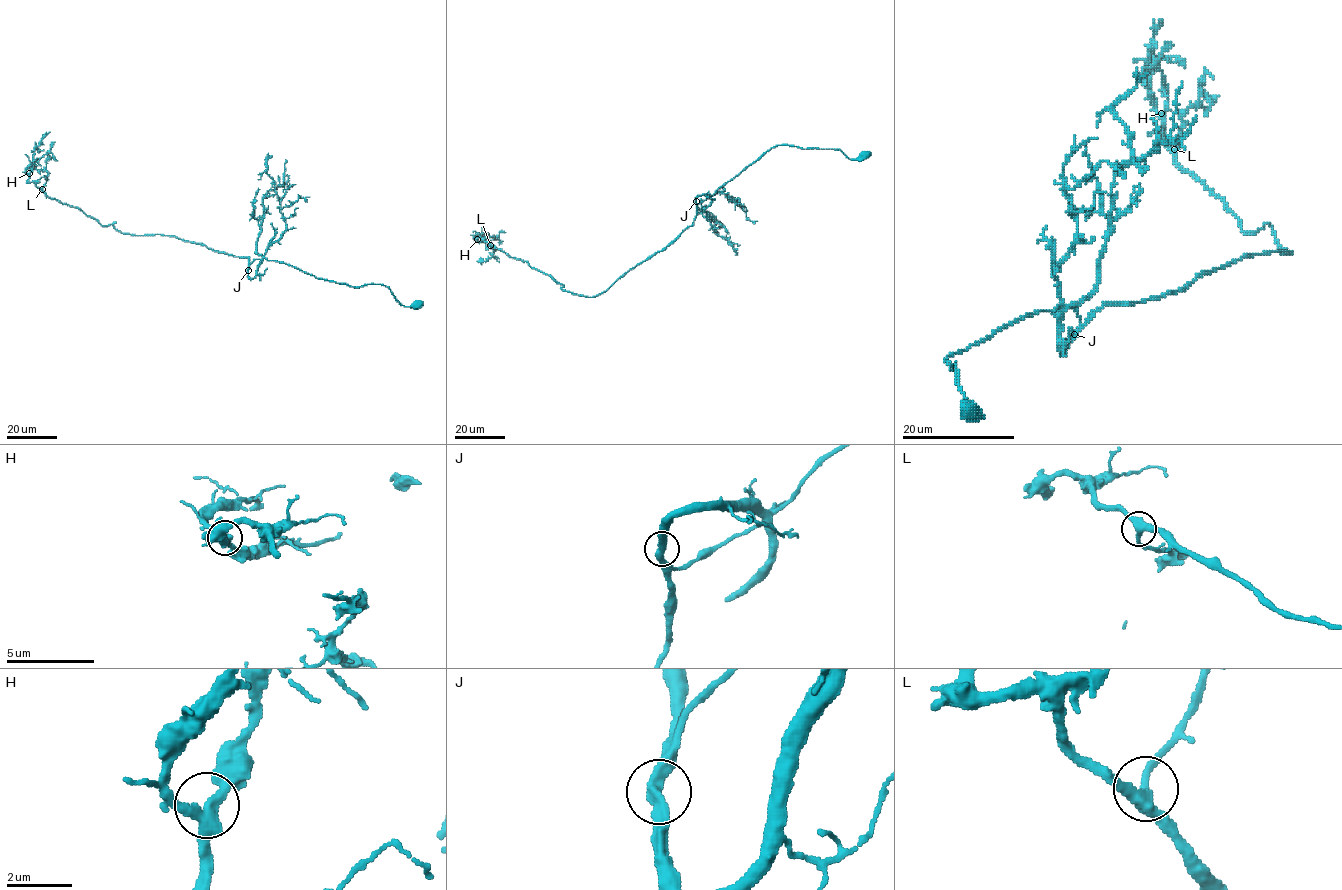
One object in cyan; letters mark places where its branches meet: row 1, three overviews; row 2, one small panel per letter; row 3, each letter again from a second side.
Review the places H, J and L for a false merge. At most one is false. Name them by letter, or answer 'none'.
none

